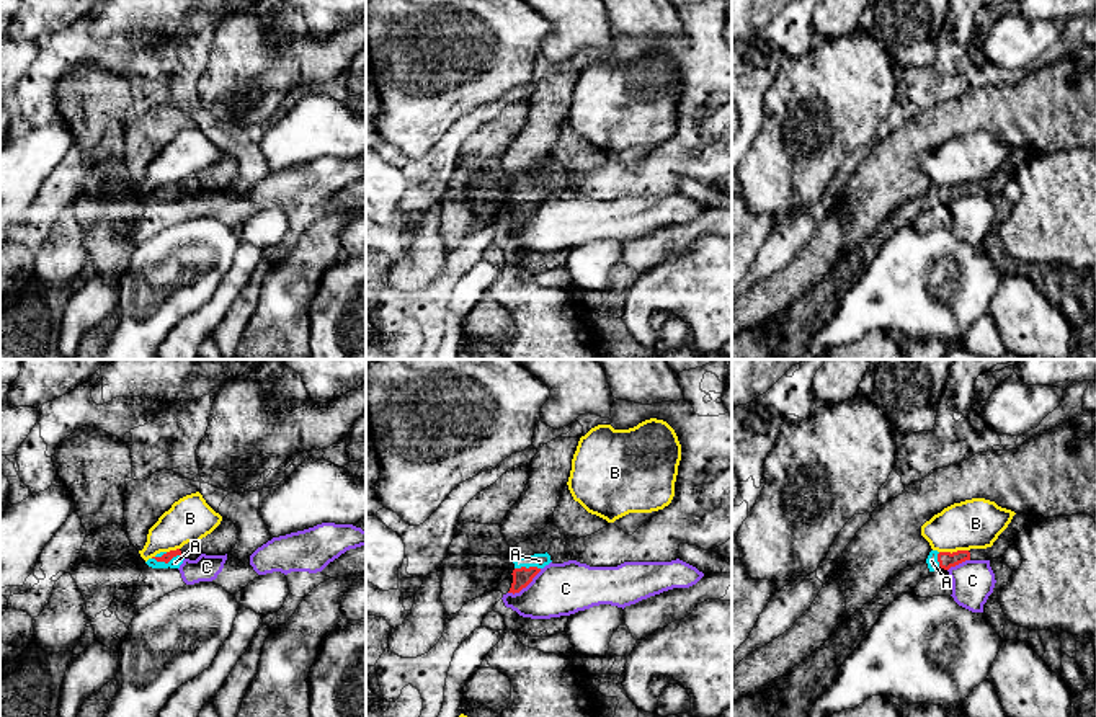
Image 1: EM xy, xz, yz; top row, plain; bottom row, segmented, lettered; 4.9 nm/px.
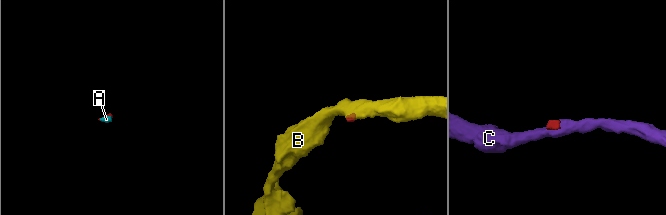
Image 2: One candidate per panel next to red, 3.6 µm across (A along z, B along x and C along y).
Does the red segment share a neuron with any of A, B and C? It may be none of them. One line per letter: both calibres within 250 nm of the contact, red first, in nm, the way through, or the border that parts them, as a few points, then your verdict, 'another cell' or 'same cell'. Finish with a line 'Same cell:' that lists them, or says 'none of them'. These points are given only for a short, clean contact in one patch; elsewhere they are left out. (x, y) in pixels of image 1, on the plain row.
A: 50 nm thick on the red side, 60 nm on the other; runs through xy (169, 190), (167, 196), (175, 196); same cell
B: 80 nm thick on the red side, 240 nm on the other; border along yz (967, 183), (940, 187); another cell
C: 100 nm thick on the red side, 260 nm on the other; border along xz (541, 203), (525, 221), (508, 227); another cell
Same cell: A

